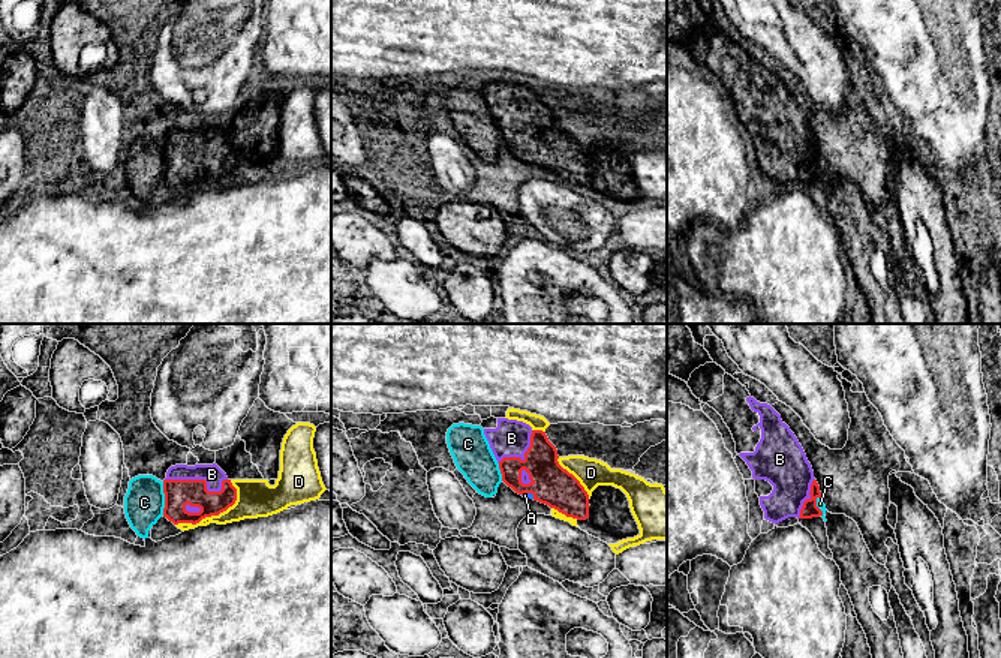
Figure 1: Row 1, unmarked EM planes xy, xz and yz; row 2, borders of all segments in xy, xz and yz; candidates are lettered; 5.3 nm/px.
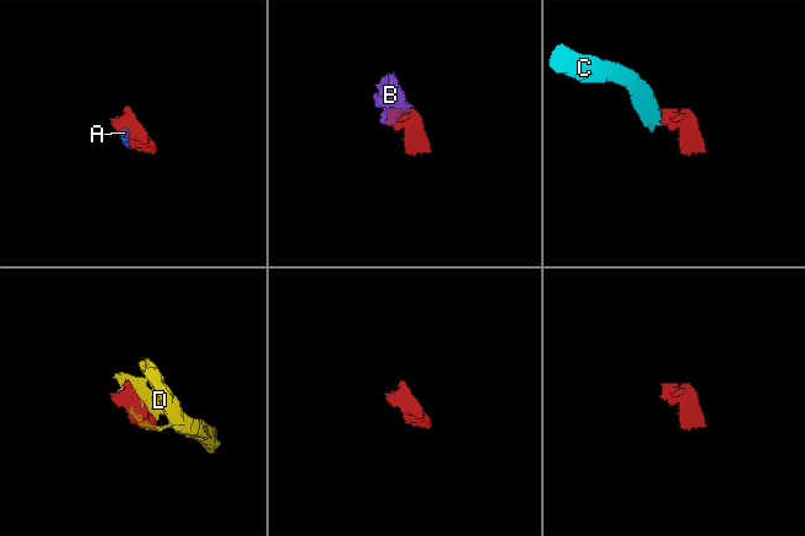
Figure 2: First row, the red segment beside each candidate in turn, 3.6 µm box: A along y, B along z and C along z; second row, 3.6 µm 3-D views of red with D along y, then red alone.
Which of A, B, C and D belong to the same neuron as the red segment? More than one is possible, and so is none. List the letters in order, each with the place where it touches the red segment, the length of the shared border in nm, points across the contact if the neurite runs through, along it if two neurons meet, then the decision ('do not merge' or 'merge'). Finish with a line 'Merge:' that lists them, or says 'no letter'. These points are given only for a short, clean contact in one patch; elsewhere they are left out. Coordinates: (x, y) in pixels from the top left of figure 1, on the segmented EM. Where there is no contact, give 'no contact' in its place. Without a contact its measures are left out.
A: contact xz (529, 492); length 80 nm; merge
B: contact xy (203, 480); length 340 nm; merge
C: contact xy (165, 498); length 180 nm; border xy (162, 481), (164, 514); do not merge
D: contact xy (216, 514); length 380 nm; do not merge
Merge: A, B

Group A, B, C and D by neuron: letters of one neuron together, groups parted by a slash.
A B / C / D

